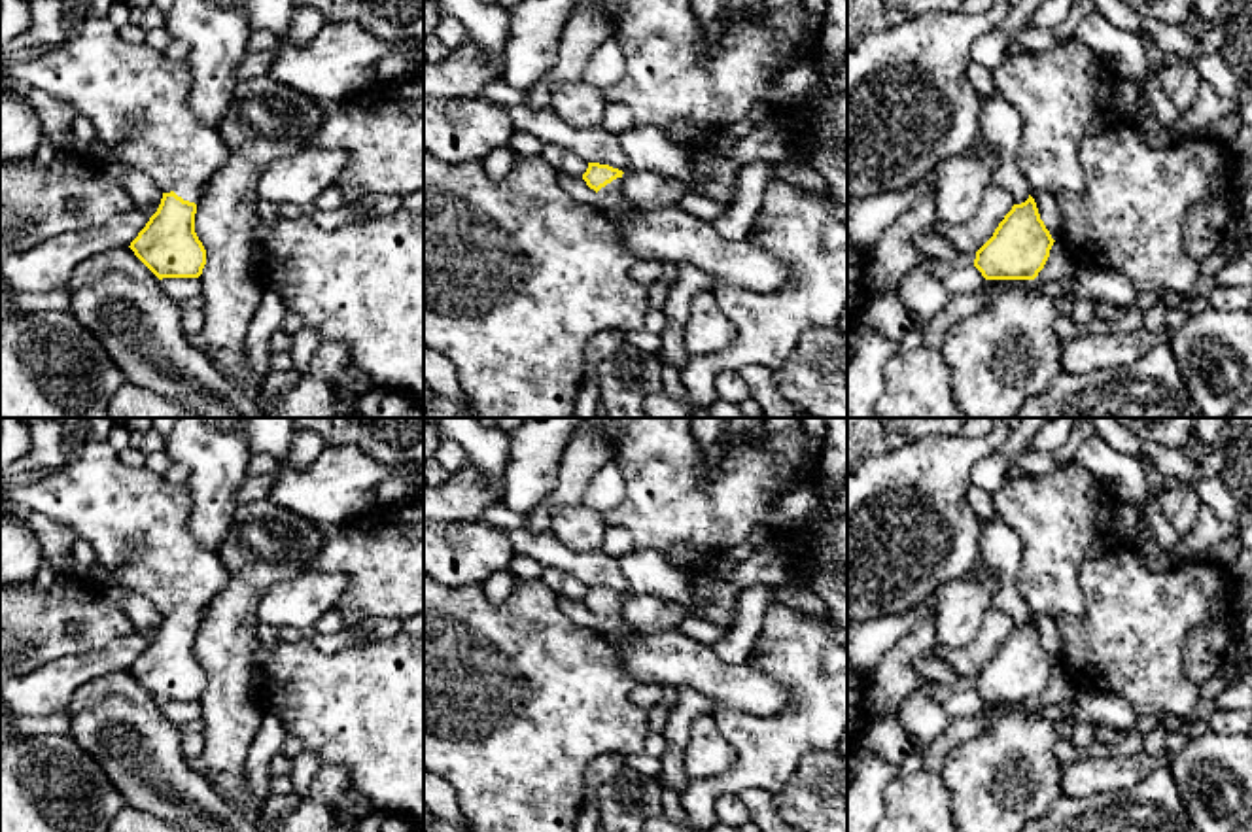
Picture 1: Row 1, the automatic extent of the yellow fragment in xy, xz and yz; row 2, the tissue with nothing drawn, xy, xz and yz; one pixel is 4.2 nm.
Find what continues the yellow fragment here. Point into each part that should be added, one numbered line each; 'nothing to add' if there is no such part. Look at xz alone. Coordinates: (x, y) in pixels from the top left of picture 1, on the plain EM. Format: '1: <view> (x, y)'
1: xz (670, 658)

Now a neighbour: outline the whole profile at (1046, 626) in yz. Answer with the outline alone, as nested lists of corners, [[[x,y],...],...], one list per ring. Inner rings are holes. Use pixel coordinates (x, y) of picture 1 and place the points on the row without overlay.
[[[1031,616],[1031,620],[1035,622],[1040,643],[1044,645],[1052,662],[1055,666],[1061,666],[1063,641],[1061,641],[1055,618],[1052,618],[1052,616]]]

